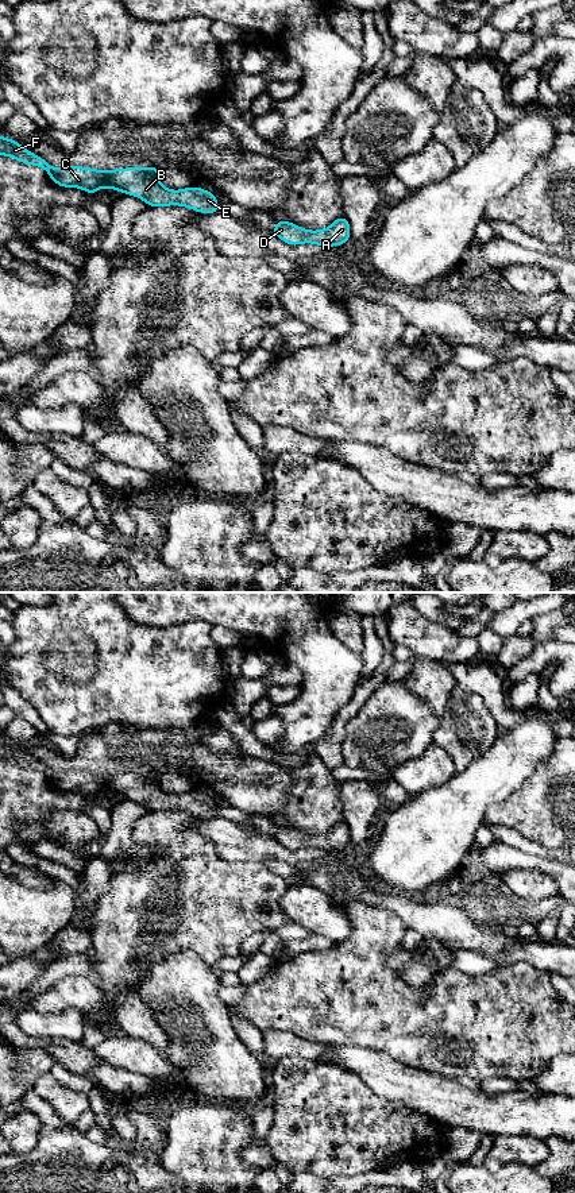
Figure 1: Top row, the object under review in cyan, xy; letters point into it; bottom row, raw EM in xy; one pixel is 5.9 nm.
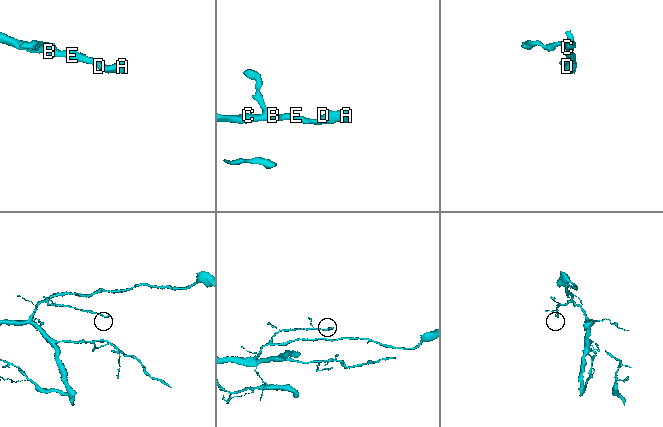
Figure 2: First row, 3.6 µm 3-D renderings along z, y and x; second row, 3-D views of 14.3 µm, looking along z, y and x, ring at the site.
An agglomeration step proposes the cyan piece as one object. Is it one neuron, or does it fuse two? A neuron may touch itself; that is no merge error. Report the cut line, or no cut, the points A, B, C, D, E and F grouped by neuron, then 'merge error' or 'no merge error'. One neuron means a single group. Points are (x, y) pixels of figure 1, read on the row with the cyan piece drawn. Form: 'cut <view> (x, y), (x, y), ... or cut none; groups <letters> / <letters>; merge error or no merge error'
cut none; groups A B C D E F; no merge error

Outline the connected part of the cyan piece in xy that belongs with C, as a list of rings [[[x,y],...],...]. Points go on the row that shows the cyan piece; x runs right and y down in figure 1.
[[[0,136],[0,155],[11,157],[19,162],[42,167],[53,182],[63,188],[80,188],[96,194],[103,189],[115,189],[139,197],[150,206],[180,205],[207,215],[220,212],[217,197],[201,188],[184,188],[173,190],[159,181],[158,167],[127,167],[116,170],[96,170],[84,166],[51,167],[43,158],[22,147],[19,142]]]

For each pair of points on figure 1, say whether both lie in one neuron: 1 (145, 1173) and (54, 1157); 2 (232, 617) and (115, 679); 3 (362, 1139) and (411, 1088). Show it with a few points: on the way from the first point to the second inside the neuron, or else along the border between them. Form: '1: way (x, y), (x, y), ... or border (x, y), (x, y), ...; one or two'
1: way (122, 1155), (96, 1154), (92, 1157), (77, 1157); one
2: border (180, 622), (200, 620), (211, 626); two
3: border (369, 1088), (388, 1099), (404, 1101), (427, 1115); two

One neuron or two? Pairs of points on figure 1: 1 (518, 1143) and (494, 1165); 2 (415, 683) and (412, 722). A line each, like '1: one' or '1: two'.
1: one
2: two

